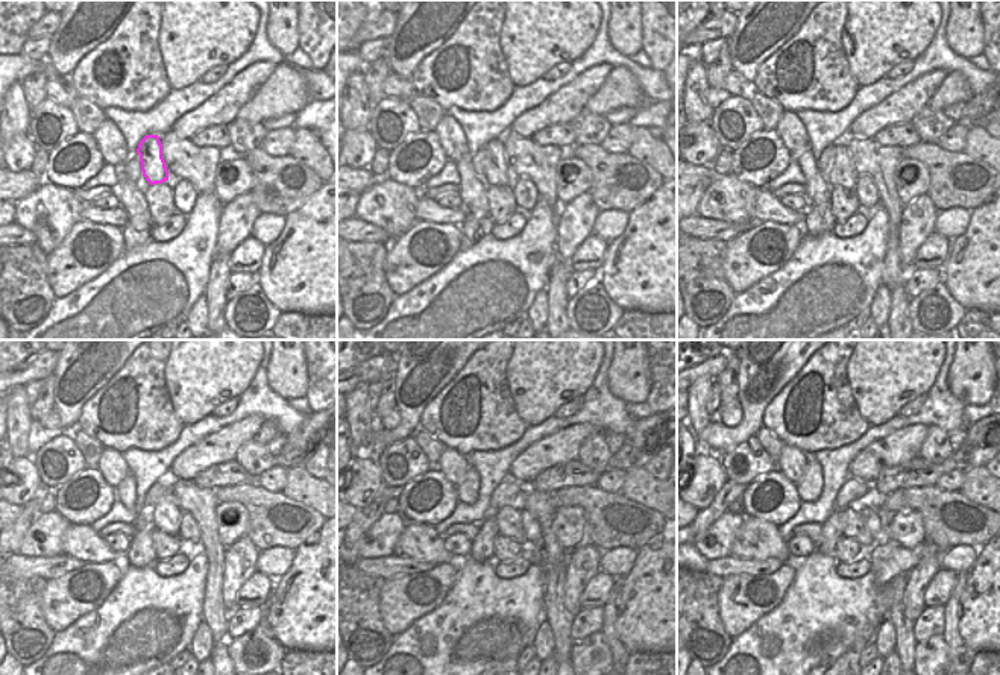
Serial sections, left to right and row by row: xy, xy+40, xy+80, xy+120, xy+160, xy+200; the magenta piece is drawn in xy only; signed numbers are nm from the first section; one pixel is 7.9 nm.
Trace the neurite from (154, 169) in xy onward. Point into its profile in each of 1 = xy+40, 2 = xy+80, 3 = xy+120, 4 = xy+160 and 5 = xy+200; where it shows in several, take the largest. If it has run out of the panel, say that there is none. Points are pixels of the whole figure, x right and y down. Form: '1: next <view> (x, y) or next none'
1: next xy+40 (496, 164)
2: next xy+80 (842, 172)
3: next xy+120 (166, 514)
4: next xy+160 (509, 521)
5: next xy+200 (855, 528)

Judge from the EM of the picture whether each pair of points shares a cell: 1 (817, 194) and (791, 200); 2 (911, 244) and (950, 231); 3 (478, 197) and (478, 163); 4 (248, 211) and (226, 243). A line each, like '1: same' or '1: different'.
1: different
2: different
3: different
4: same

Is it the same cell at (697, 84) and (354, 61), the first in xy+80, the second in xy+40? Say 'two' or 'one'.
two

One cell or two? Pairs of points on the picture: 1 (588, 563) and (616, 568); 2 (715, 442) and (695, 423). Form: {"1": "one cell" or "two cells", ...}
{"1": "two cells", "2": "two cells"}

